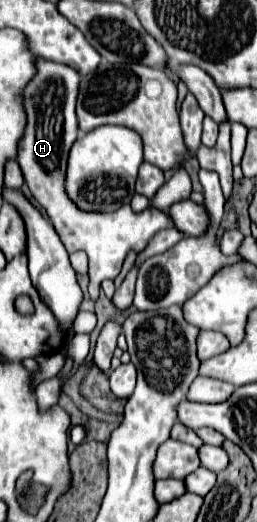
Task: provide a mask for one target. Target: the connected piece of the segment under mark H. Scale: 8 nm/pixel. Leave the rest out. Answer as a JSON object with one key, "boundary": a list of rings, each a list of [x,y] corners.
{"boundary":[[[45,58],[35,60],[35,76],[23,88],[23,108],[27,116],[25,134],[17,144],[17,162],[21,166],[23,178],[37,198],[37,202],[47,210],[55,232],[59,234],[67,252],[85,250],[89,256],[89,296],[95,302],[99,296],[99,286],[105,278],[117,278],[121,272],[123,260],[129,250],[141,252],[149,238],[163,228],[171,226],[167,212],[157,208],[147,208],[139,214],[131,206],[121,206],[113,214],[83,214],[77,210],[69,198],[65,198],[65,166],[67,154],[77,138],[77,118],[75,118],[75,100],[79,90],[79,74],[65,66]]]}

